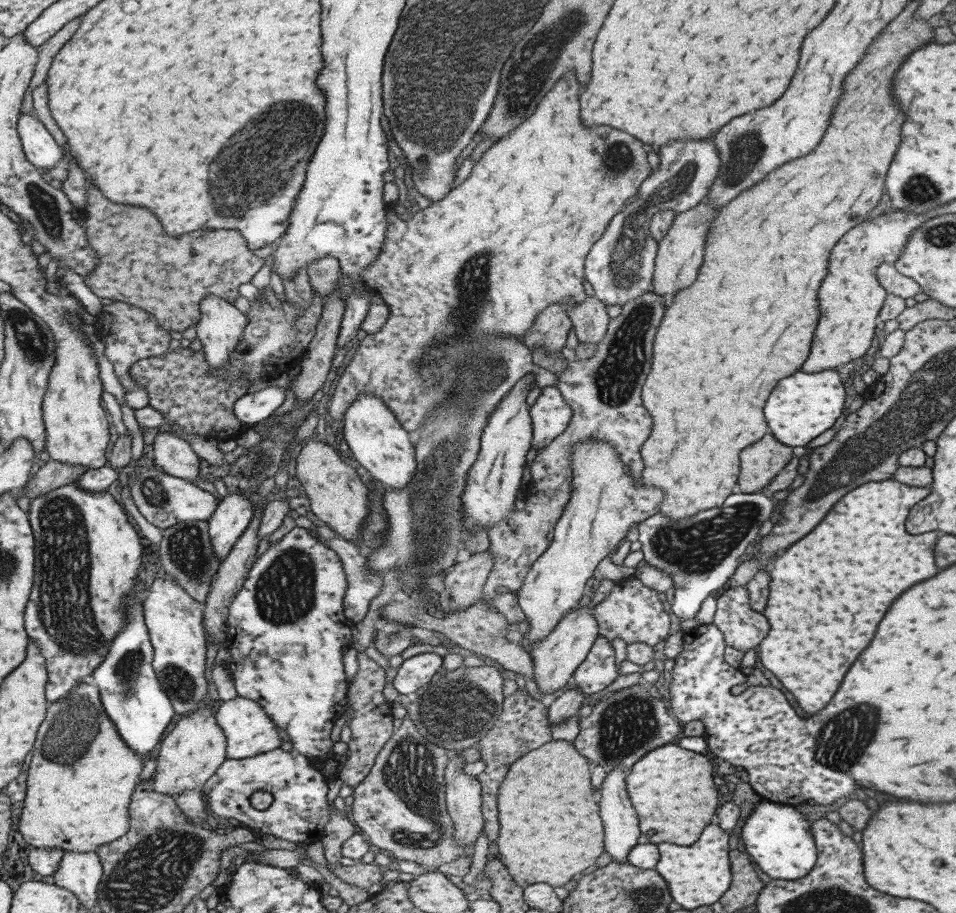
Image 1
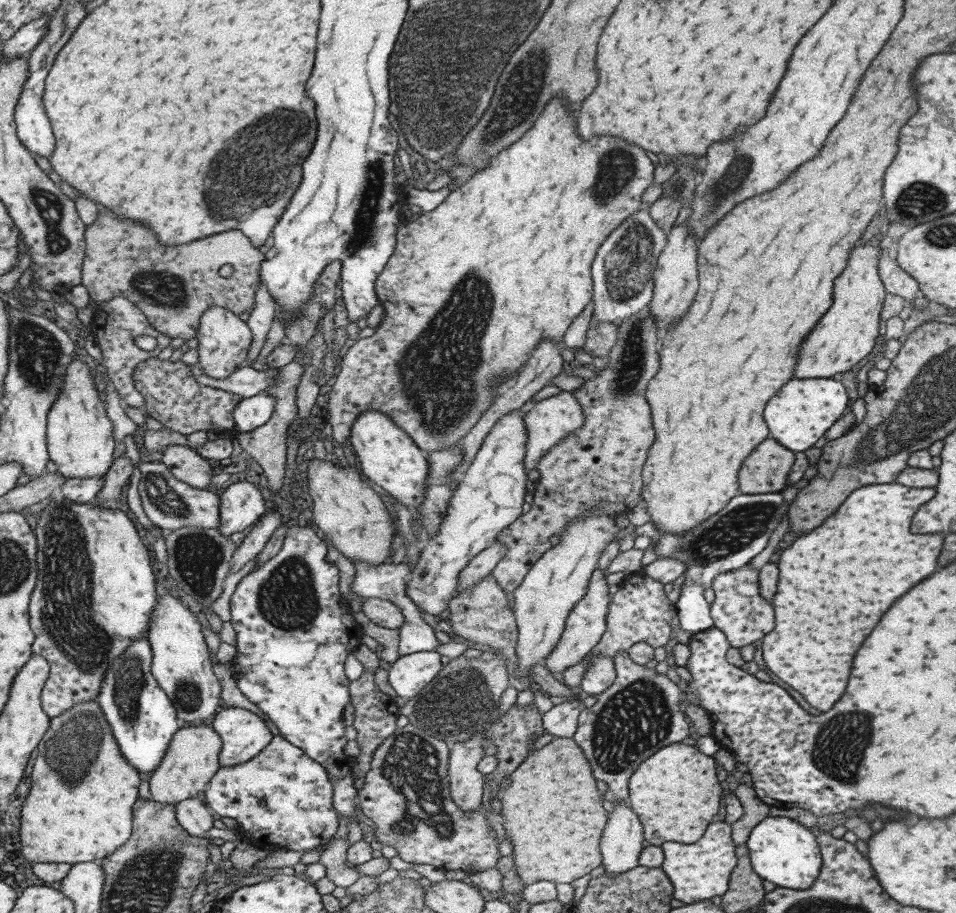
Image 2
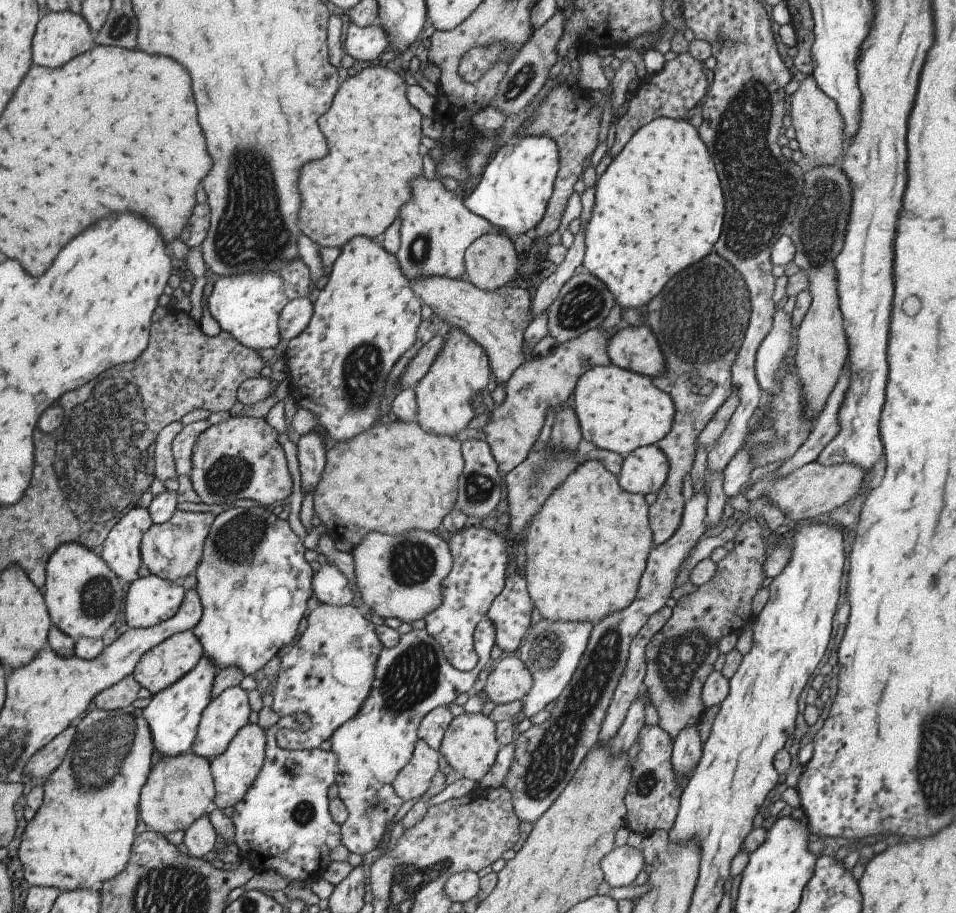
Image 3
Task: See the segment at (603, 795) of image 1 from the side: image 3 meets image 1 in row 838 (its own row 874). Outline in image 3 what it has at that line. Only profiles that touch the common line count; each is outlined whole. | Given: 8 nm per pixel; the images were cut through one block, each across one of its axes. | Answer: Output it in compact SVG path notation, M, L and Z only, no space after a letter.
M629 845L615 846L602 860L601 867L605 880L610 886L628 886L634 882L644 868L641 849Z

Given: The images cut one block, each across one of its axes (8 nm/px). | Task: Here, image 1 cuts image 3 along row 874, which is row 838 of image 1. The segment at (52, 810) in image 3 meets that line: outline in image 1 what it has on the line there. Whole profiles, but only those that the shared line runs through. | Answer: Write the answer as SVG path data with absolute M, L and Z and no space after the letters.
M84 678L72 690L69 695L63 696L56 702L48 704L46 718L38 729L35 743L32 748L32 760L28 766L28 789L20 816L19 831L22 833L24 840L36 849L49 849L56 847L66 851L96 851L101 844L112 842L128 832L130 826L130 813L128 813L128 805L131 801L132 793L140 782L140 773L145 766L146 760L140 756L140 753L132 752L132 748L120 736L116 725L110 720L110 717L103 709L98 687L92 682L91 678Z

